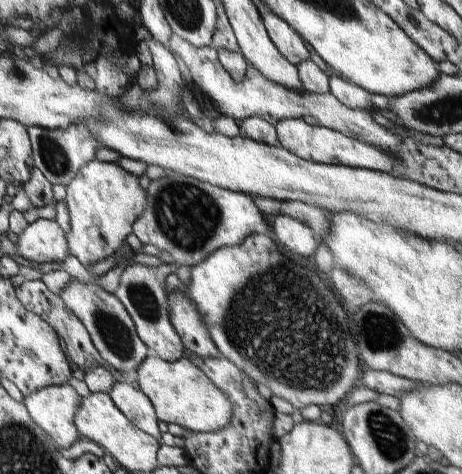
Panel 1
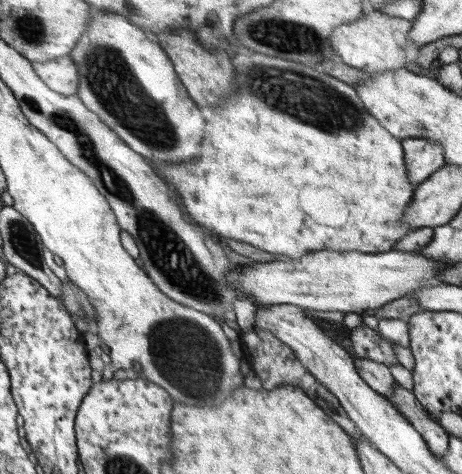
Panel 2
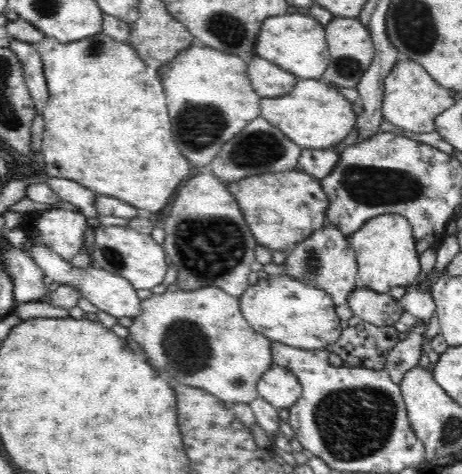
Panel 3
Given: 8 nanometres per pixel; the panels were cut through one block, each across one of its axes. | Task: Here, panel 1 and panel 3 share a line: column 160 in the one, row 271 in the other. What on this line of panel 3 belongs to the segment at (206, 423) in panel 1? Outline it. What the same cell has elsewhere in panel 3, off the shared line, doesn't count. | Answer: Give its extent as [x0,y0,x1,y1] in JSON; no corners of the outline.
[350,214,420,294]

